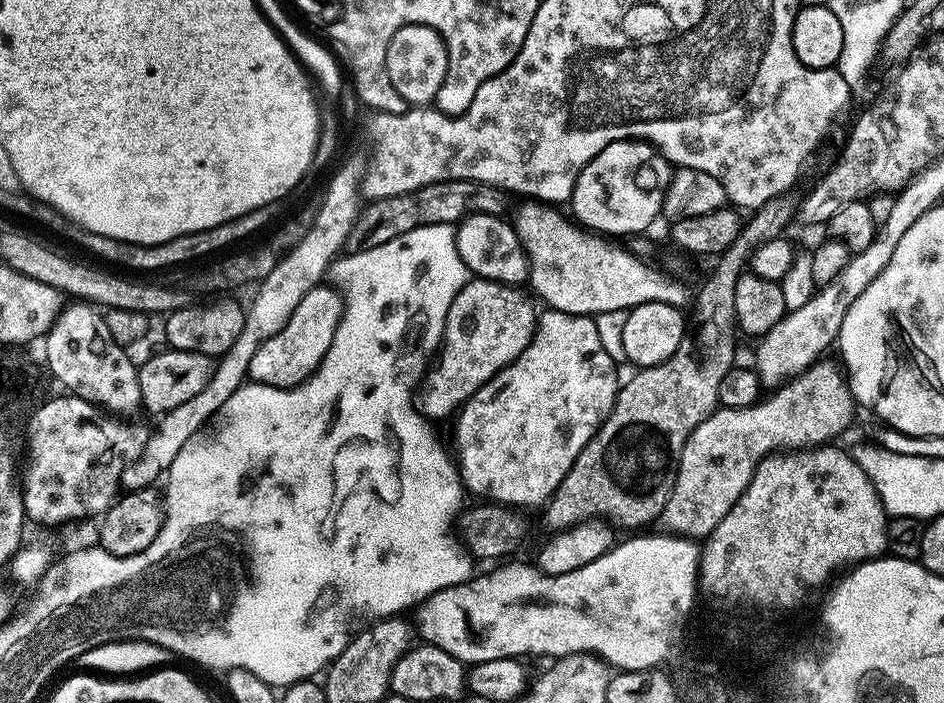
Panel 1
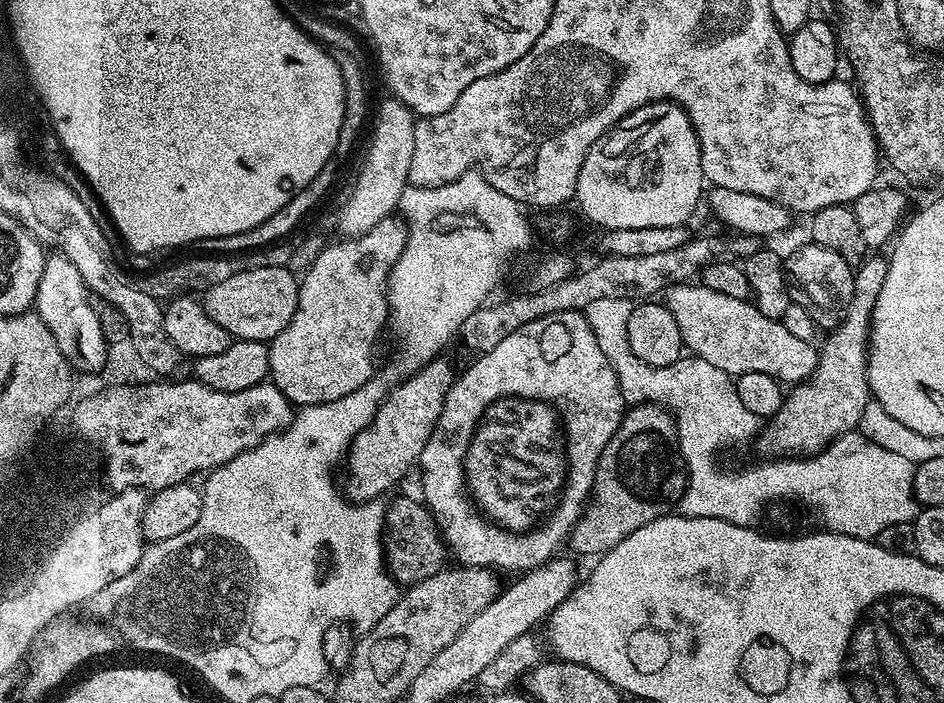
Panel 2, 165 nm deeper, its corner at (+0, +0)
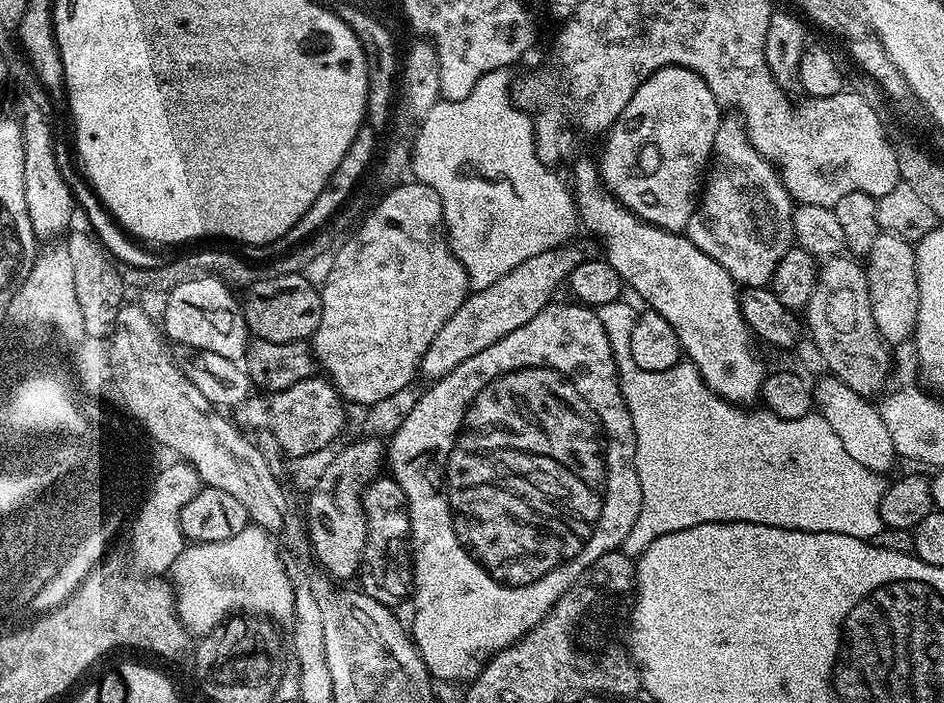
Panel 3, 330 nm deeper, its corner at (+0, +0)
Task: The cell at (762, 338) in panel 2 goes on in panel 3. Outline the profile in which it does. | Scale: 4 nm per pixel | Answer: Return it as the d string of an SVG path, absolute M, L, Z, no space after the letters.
M824 374L814 384L814 408L826 422L830 422L834 434L842 441L846 454L866 466L866 470L877 474L888 474L888 471L898 463L894 450L894 442L886 431L886 422L882 422L879 407L869 397L858 394L846 386L837 376Z

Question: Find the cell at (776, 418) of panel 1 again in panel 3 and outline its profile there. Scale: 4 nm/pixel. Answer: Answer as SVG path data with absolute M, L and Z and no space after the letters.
M880 232L878 238L874 238L874 246L870 246L870 254L866 257L863 270L881 341L889 346L907 345L915 333L920 309L915 247L909 241L898 238L898 234Z

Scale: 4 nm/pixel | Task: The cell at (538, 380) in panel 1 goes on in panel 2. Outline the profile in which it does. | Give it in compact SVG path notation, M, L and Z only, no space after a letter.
M583 311L554 313L528 322L507 335L494 349L477 355L475 359L461 376L459 373L453 379L452 389L446 394L434 434L426 442L420 455L418 473L420 472L420 480L424 483L422 500L428 505L449 549L460 559L457 561L461 565L490 568L501 573L523 574L553 559L563 549L560 548L563 544L565 547L566 541L572 535L572 529L580 523L581 515L592 494L596 467L610 438L614 438L622 422L626 405L622 390L618 386L618 378L614 374L614 366L606 362L606 354L602 354L598 341L594 339L594 330L590 330Z

